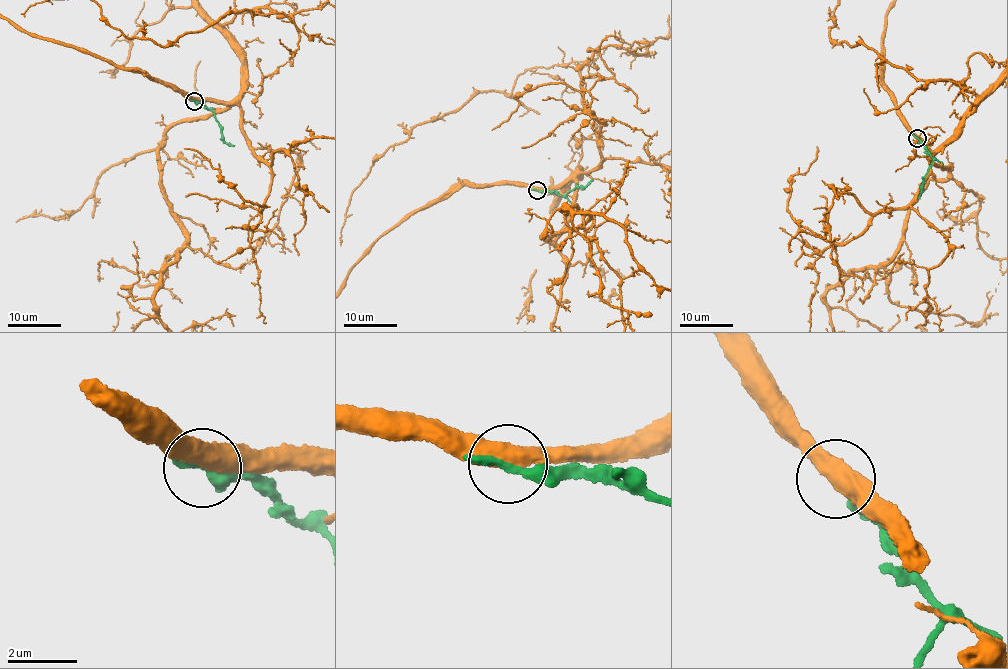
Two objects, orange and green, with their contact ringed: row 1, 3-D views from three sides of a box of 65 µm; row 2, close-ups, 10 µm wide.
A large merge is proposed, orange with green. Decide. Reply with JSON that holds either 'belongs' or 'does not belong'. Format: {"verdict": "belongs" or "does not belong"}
{"verdict": "does not belong"}

